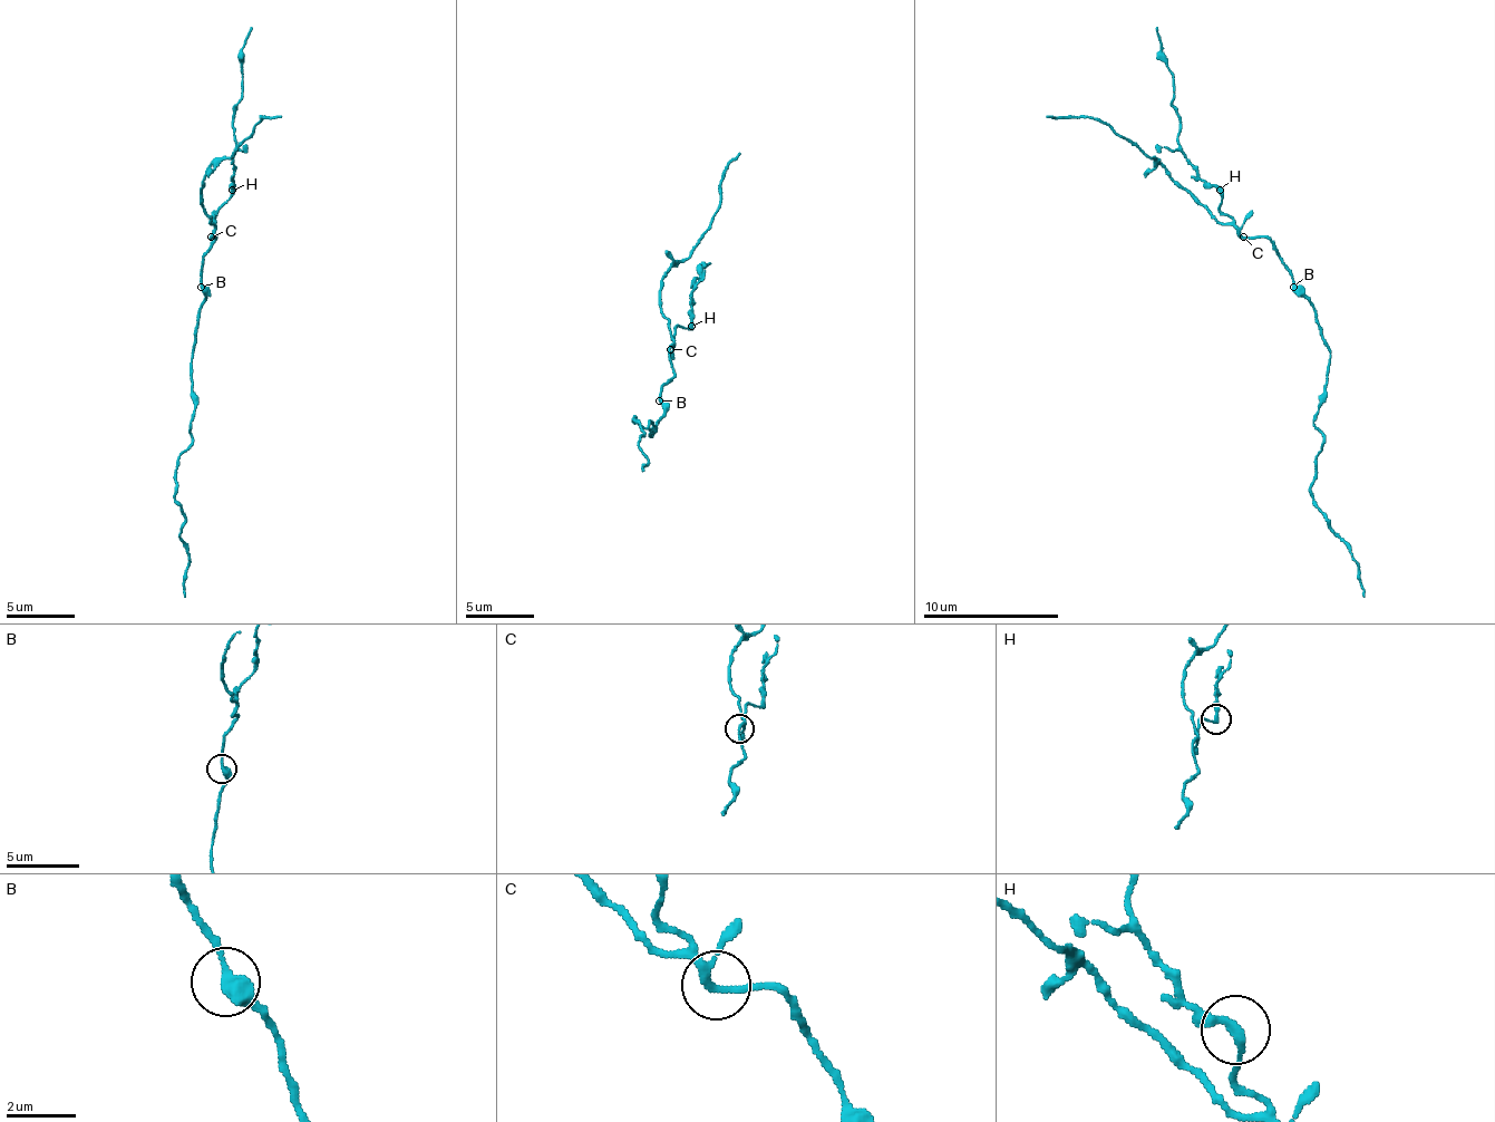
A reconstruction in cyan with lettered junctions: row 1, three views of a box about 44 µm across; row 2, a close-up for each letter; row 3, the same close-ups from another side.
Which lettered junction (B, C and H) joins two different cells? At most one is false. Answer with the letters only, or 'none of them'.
none of them

